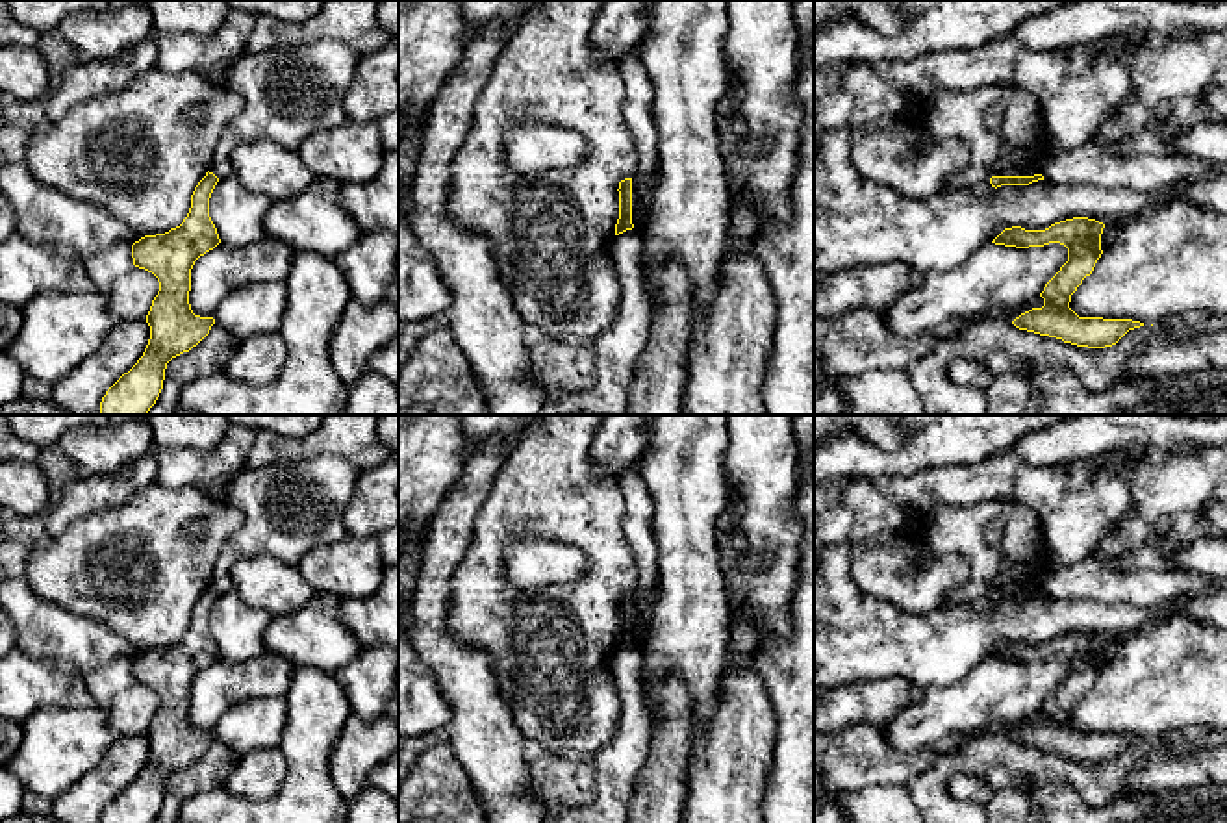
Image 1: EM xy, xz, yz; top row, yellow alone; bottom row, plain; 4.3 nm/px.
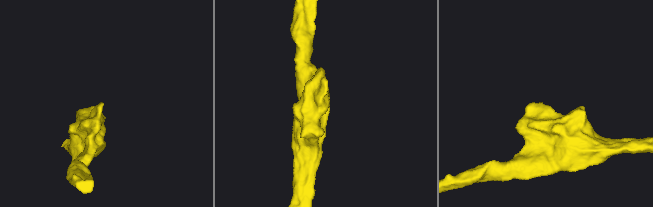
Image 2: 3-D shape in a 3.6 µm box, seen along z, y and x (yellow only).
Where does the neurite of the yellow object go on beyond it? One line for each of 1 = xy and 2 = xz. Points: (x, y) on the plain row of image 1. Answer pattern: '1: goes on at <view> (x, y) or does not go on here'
1: does not go on here
2: does not go on here

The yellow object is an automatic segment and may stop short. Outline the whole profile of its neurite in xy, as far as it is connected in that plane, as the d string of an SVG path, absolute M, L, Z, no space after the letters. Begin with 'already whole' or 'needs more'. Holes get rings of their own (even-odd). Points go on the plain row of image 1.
already whole; M208 586L195 602L189 628L180 641L132 660L133 680L159 697L146 730L150 754L137 779L106 806L100 823L152 823L163 804L167 779L196 762L215 740L213 732L193 728L189 706L195 677L221 658L209 632L217 597Z

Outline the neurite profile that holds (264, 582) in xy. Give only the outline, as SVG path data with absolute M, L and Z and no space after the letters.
M272 556L241 560L232 569L234 591L252 608L274 615L298 612L315 595L297 565Z

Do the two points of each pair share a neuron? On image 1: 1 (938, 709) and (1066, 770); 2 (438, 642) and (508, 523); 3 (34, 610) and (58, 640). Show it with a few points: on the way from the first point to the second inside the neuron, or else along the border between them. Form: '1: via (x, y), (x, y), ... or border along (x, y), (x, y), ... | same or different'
1: border along (998, 734), (974, 738), (953, 755) | different
2: border along (449, 582), (449, 631), (482, 651) | different
3: via (36, 618), (50, 633) | same

